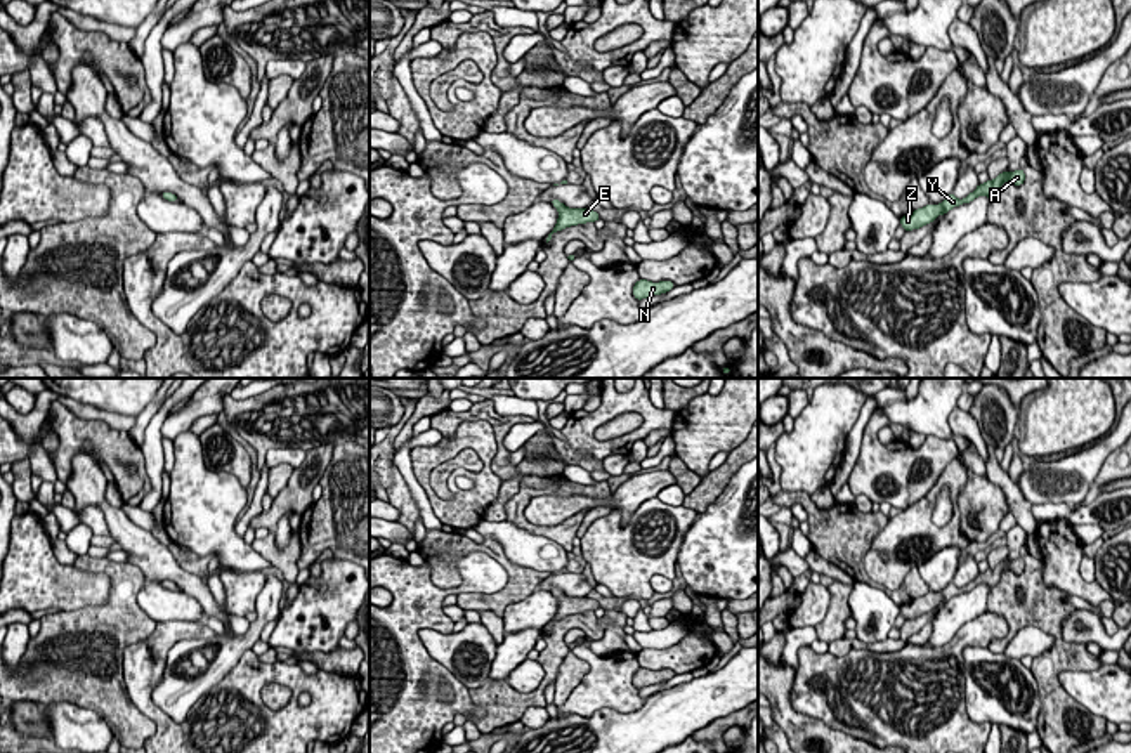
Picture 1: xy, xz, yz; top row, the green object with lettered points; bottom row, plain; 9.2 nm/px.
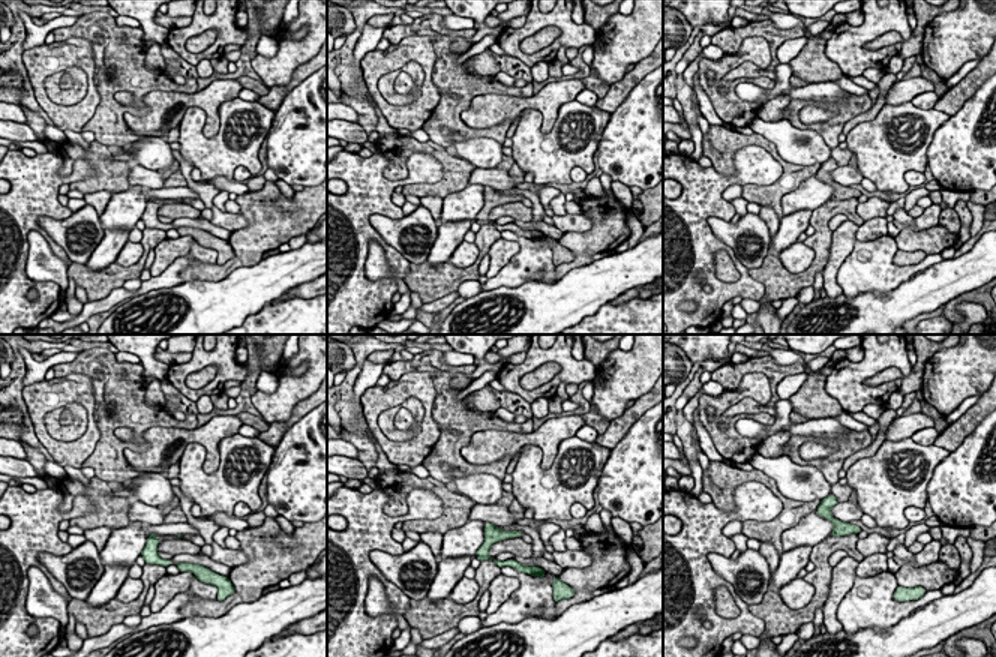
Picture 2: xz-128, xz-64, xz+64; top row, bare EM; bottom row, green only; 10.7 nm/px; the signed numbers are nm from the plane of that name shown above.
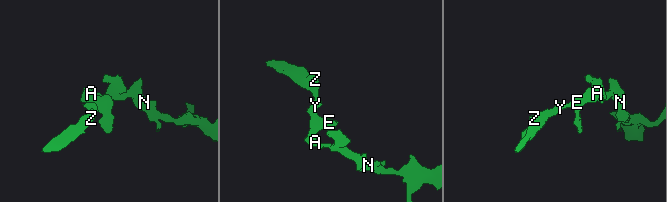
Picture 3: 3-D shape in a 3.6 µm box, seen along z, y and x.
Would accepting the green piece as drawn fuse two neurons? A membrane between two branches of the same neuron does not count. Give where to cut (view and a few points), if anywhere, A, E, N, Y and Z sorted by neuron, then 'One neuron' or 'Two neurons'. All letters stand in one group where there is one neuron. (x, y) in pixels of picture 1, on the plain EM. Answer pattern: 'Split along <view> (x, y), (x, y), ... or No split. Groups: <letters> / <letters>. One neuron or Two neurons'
No split. Groups: A E N Y Z. One neuron

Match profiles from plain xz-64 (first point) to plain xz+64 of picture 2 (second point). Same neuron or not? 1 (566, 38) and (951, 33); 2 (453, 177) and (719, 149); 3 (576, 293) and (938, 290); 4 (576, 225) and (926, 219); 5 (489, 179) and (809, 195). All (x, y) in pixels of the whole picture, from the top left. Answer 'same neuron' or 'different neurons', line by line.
1: different neurons
2: same neuron
3: same neuron
4: same neuron
5: different neurons

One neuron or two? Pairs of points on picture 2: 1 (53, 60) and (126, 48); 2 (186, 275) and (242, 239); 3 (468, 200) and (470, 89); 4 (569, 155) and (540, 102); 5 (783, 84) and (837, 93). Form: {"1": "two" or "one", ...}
{"1": "two", "2": "one", "3": "two", "4": "two", "5": "one"}

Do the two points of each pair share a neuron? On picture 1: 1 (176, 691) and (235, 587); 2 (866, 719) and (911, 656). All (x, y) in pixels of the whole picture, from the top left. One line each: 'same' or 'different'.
1: different
2: same

